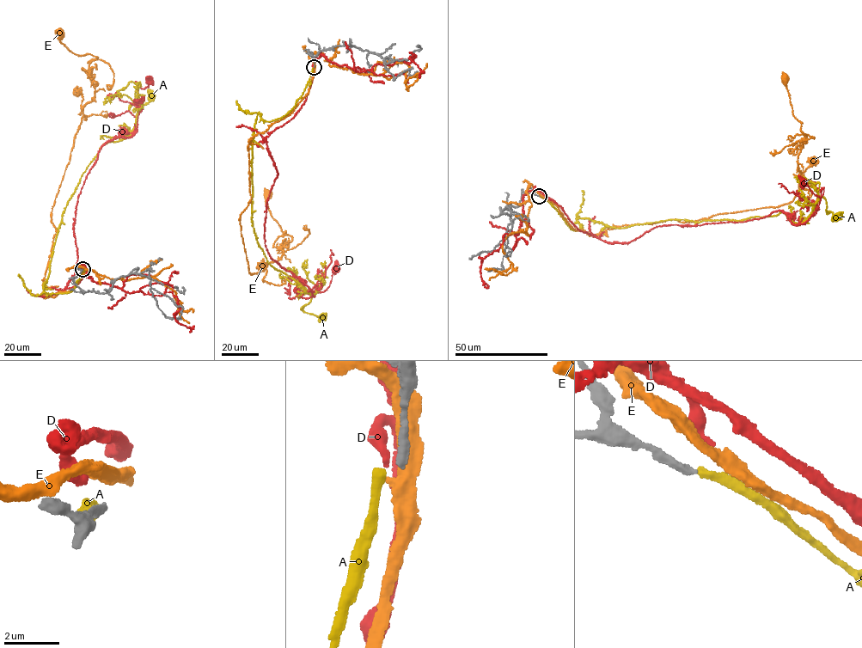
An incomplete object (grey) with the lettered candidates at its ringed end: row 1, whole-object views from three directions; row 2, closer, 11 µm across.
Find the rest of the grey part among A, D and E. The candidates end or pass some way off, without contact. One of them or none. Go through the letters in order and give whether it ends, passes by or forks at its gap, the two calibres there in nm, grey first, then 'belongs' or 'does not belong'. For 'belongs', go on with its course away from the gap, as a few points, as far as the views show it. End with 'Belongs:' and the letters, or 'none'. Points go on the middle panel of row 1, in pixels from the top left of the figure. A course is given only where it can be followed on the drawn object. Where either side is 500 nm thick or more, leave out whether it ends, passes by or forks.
A: it ends; calibres 280 and 340 nm; does not belong
D: it ends; calibres 280 and 360 nm; does not belong
E: it passes by; calibres 280 and 440 nm; does not belong
Belongs: none

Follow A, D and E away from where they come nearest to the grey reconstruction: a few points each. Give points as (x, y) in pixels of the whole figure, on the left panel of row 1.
A: (82, 269), (70, 291), (43, 290), (82, 174), (103, 145), (131, 133), (135, 92), (131, 105), (153, 97)
D: (82, 268), (77, 284), (58, 293), (78, 256), (82, 184), (100, 149), (136, 130), (136, 83), (149, 80)
E: (83, 267), (76, 286), (45, 297), (51, 211), (94, 98), (88, 68), (97, 58), (71, 52), (59, 34)

